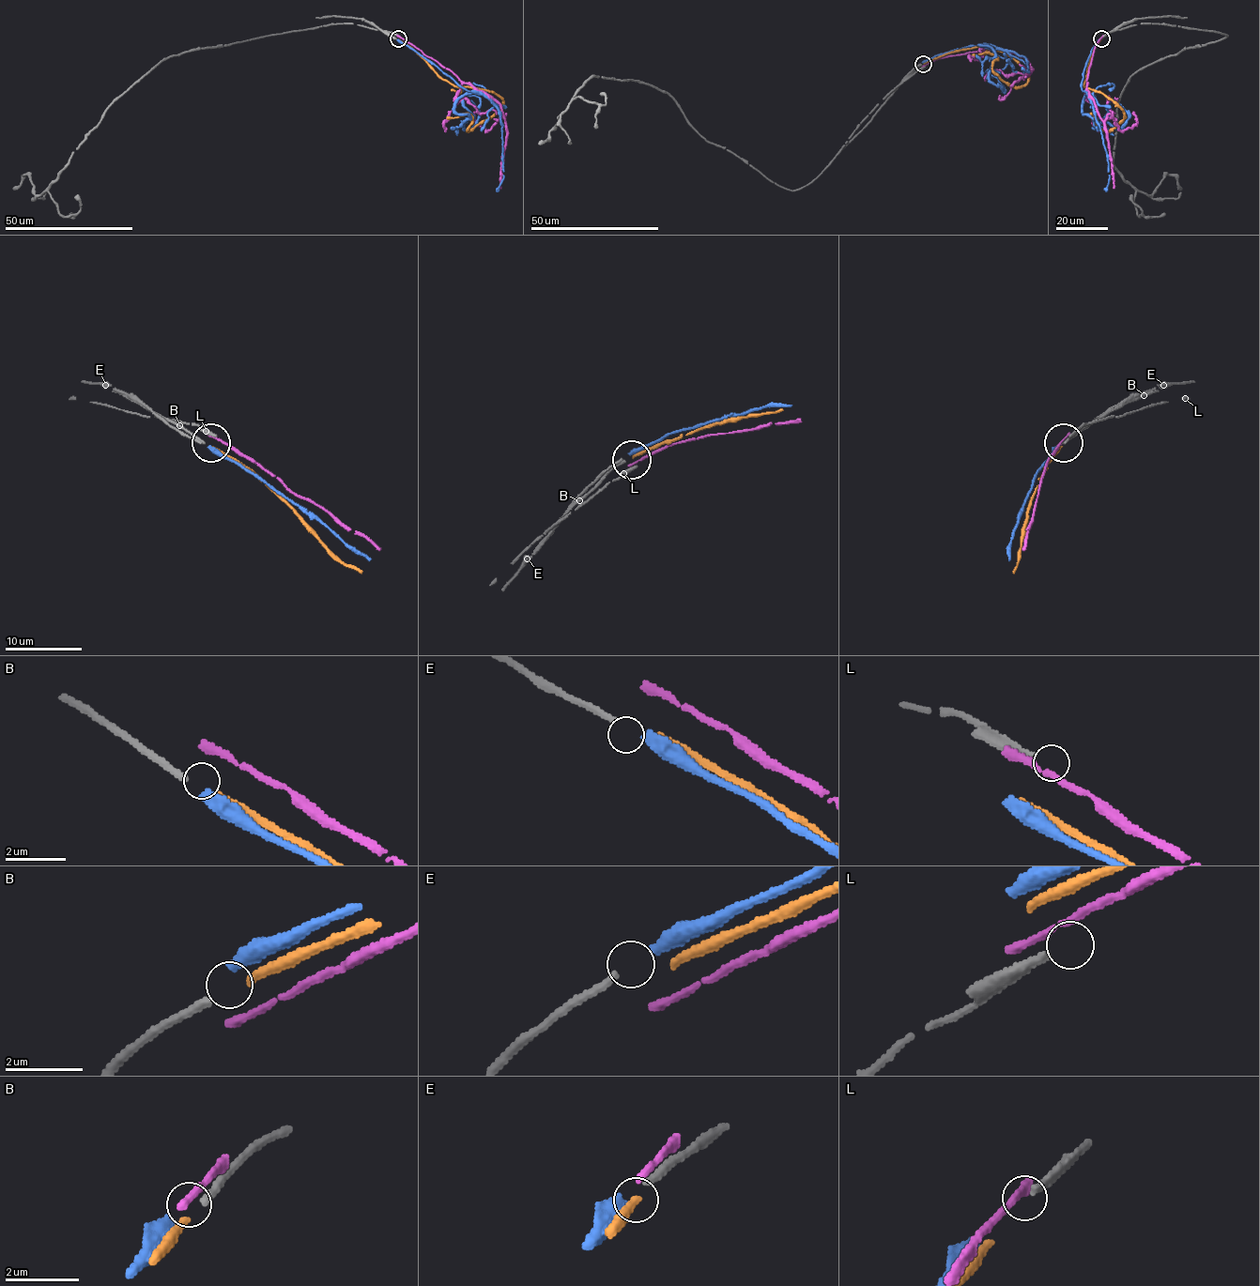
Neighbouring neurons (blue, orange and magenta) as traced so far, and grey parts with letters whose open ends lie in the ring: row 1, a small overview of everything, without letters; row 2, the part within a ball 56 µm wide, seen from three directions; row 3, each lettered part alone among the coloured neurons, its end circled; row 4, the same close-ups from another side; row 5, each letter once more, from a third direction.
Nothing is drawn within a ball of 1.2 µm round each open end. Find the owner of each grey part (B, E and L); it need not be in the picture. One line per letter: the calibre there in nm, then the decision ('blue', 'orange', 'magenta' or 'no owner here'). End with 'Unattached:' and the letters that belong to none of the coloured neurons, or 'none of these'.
B: 240 nm | orange
E: 190 nm | blue
L: 240 nm | no owner here
Unattached: L

